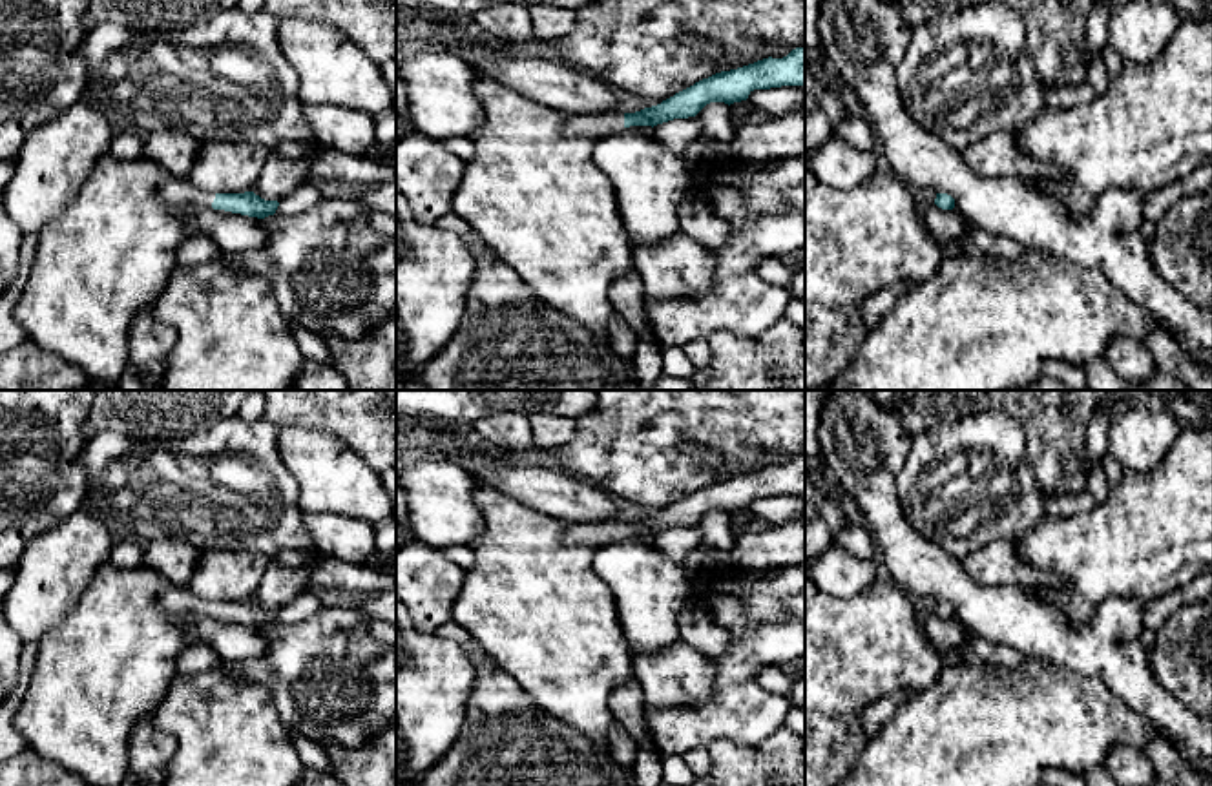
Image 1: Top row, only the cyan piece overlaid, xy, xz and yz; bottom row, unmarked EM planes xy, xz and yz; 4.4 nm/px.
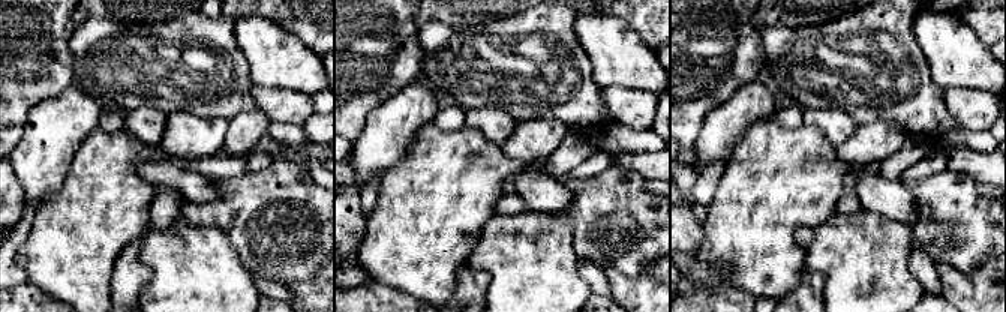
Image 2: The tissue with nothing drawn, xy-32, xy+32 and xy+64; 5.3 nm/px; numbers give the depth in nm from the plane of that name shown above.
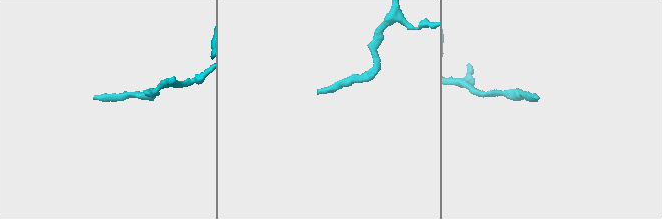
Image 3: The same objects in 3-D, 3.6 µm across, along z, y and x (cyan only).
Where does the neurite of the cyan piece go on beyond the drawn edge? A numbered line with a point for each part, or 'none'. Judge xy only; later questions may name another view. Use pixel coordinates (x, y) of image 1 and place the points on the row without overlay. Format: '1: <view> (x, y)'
1: xy (110, 662)

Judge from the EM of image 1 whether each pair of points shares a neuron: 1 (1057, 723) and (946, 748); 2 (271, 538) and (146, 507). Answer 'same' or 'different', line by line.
1: same
2: same

